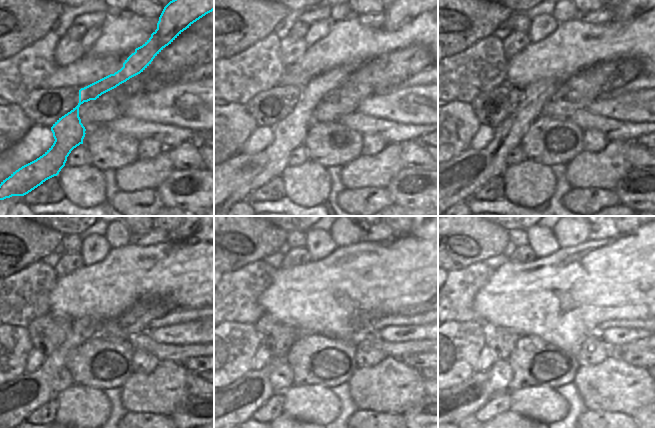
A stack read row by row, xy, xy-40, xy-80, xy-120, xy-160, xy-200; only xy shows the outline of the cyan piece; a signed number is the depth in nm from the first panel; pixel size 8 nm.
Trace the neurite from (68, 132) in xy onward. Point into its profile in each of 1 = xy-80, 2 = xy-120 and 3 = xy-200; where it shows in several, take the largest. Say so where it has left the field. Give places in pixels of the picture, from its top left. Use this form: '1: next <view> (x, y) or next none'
1: next xy-80 (458, 179)
2: next xy-120 (10, 403)
3: next xy-200 (465, 399)

